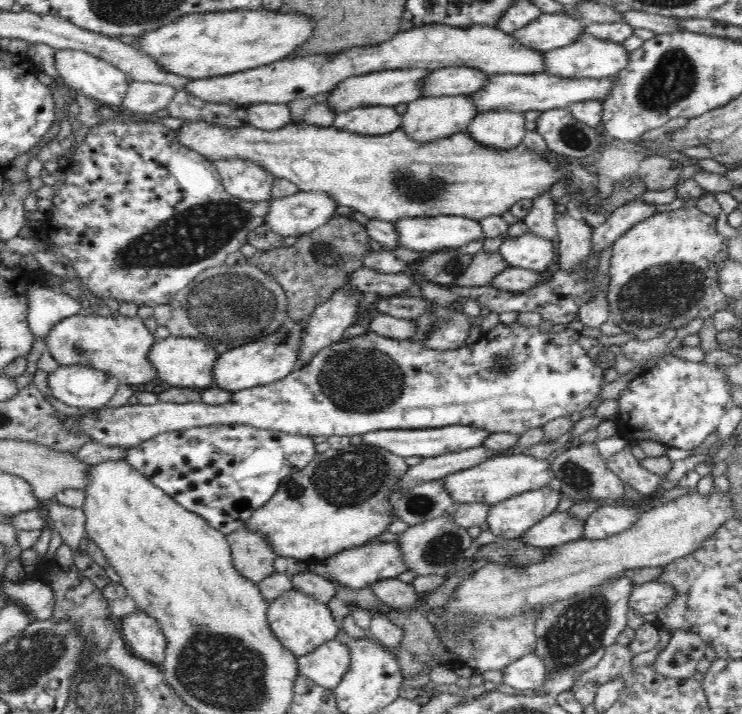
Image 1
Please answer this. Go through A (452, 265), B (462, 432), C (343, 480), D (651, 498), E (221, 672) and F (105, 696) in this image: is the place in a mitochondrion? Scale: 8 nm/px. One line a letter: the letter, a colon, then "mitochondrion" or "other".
A: mitochondrion
B: other
C: mitochondrion
D: other
E: mitochondrion
F: mitochondrion

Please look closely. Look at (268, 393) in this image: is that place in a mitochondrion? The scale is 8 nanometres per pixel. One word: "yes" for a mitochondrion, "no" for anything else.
no

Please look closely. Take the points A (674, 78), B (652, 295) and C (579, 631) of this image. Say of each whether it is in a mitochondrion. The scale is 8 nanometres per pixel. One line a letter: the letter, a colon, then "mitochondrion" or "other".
A: mitochondrion
B: mitochondrion
C: mitochondrion

